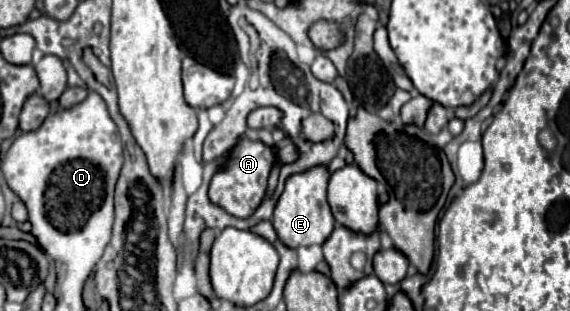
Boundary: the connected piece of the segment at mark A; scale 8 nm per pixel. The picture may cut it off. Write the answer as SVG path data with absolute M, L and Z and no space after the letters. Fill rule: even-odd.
M241 137L239 143L227 153L227 161L221 169L217 169L217 173L211 179L209 185L209 199L213 205L223 207L229 215L239 217L239 219L247 219L255 213L255 209L261 205L261 201L265 199L265 191L267 191L267 179L269 173L273 169L273 165L287 165L299 159L299 149L293 143L291 137L283 137L281 141L275 143L277 153L273 153L273 147L265 145L263 141L253 141L247 137Z

